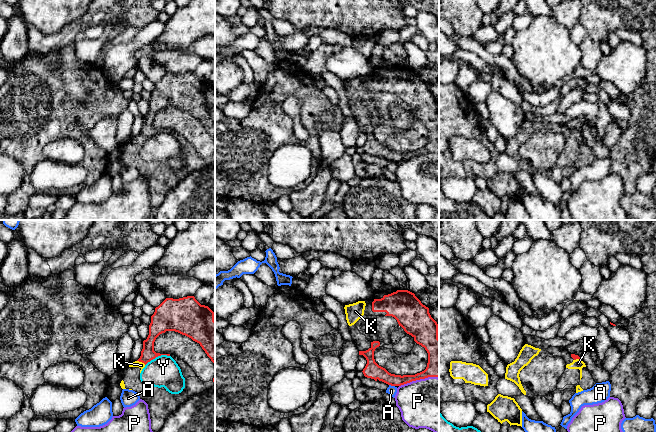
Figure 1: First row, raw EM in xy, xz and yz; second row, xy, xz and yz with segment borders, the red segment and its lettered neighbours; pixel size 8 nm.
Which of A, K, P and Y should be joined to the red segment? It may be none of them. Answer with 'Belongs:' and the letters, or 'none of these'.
Belongs: K

